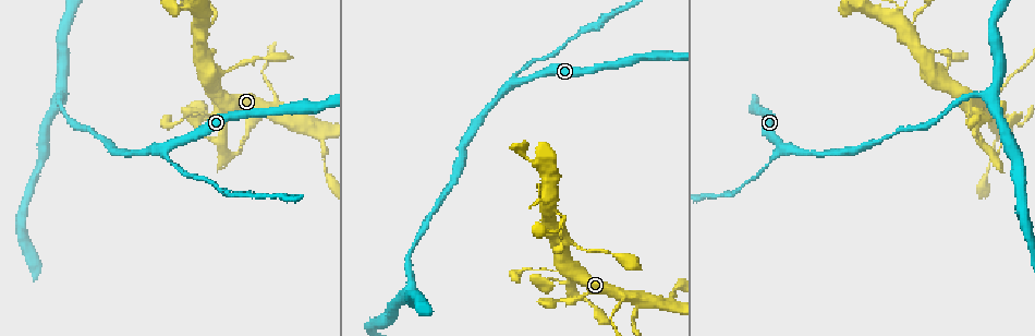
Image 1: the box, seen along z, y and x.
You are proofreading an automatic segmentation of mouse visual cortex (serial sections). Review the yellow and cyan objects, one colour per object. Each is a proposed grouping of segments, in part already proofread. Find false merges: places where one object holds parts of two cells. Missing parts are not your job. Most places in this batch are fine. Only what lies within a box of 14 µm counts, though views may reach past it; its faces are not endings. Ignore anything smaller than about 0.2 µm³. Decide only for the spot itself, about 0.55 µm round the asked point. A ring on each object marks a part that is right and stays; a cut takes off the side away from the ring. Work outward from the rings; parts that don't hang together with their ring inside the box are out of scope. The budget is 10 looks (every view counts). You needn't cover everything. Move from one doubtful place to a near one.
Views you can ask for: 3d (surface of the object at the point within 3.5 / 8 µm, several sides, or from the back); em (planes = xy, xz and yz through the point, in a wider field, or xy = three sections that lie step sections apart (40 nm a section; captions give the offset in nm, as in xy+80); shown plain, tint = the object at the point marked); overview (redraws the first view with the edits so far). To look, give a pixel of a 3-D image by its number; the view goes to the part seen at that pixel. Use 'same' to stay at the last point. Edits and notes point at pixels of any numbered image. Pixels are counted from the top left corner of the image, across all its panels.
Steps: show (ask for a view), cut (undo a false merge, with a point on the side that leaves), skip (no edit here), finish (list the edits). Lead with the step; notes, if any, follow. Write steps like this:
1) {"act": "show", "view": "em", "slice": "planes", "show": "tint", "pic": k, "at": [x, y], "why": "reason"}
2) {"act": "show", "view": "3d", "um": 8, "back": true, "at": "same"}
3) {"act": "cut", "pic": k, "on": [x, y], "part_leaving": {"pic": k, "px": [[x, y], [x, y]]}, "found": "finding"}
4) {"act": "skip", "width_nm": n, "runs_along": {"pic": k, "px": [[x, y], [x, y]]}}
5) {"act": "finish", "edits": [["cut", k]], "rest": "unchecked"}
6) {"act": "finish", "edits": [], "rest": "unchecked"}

{"act": "show", "view": "3d", "um": 3.5, "pic": 1, "at": [165, 147], "why": "side arm on a straight run"}

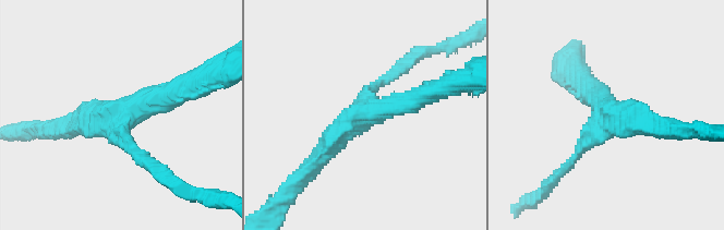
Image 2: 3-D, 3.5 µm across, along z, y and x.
{"act": "show", "view": "em", "slice": "planes", "show": "tint", "pic": 2, "at": [365, 114], "why": "need the tissue"}

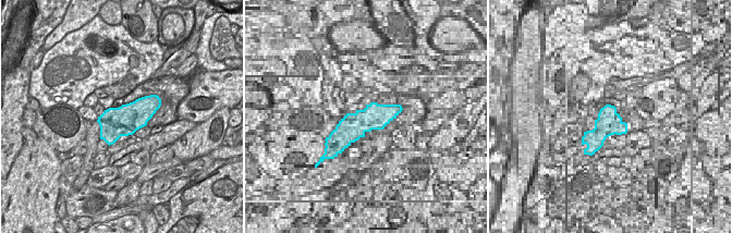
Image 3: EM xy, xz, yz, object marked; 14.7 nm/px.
{"act": "skip", "arms": 3, "arm_widths_nm": [150, 300, 350], "runs_along": {"pic": 2, "px": [[425, 95], [358, 117], [315, 165]]}, "found": "one cell here"}

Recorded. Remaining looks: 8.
{"act": "show", "view": "3d", "um": 3.5, "pic": 1, "at": [226, 112], "why": "thick turns thin"}

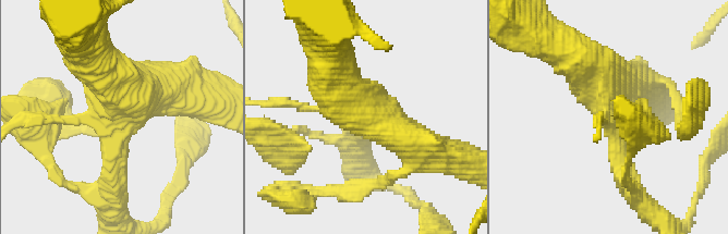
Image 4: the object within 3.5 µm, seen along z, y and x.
{"act": "show", "view": "em", "slice": "xy", "step": 5, "show": "tint", "pic": 4, "at": [117, 119]}

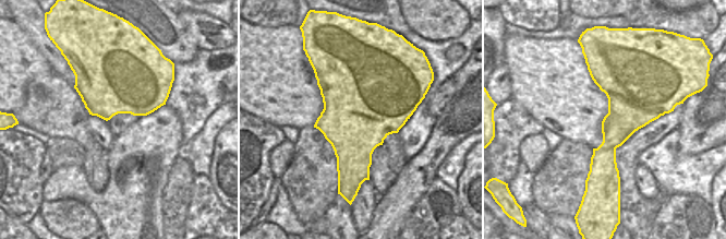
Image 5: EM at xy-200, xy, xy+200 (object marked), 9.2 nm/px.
{"act": "skip", "runs_along": {"pic": 4, "px": [[165, 83], [132, 87], [111, 191]]}, "found": "all the same cell"}

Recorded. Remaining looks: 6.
{"act": "show", "view": "3d", "um": 3.5, "pic": 1, "at": [619, 293]}

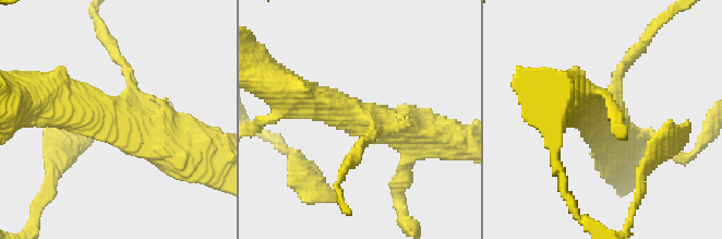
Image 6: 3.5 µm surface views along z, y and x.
{"act": "skip", "arms": 3, "runs_along": {"pic": 6, "px": [[47, 94], [151, 128], [181, 147]]}, "found": "one cell here"}

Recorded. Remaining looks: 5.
{"act": "show", "view": "3d", "um": 3.5, "pic": 1, "at": [210, 81], "why": "calibre changes"}

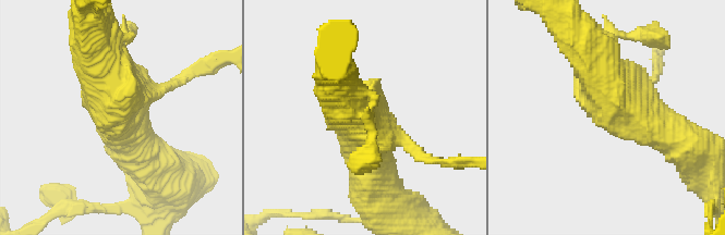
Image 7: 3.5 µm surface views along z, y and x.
{"act": "show", "view": "em", "slice": "planes", "show": "plain", "pic": 7, "at": [365, 136]}

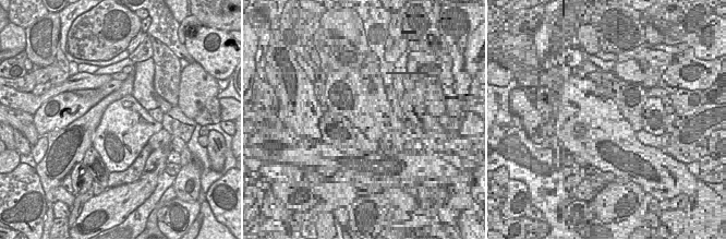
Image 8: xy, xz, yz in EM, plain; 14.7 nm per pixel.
{"act": "show", "view": "em", "slice": "planes", "show": "tint", "at": "same"}

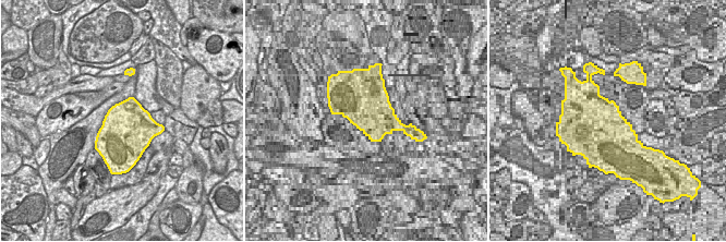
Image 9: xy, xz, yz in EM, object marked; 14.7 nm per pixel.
{"act": "skip", "width_nm": 750, "runs_along": {"pic": 7, "px": [[684, 145], [639, 119], [589, 48]]}, "found": "all the same cell"}

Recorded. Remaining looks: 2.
{"act": "finish", "edits": [], "rest": "unchecked"}

